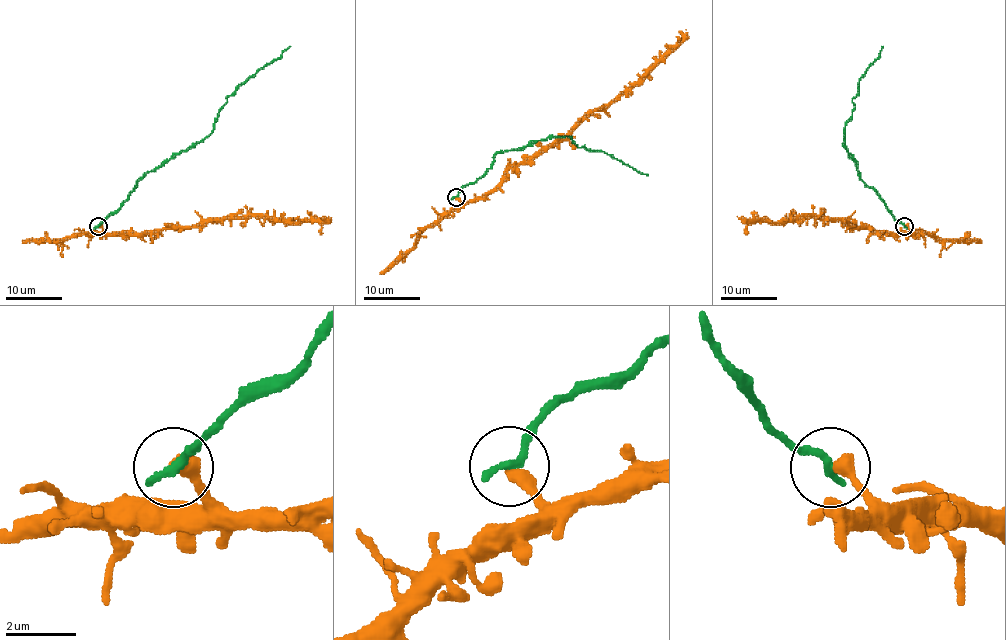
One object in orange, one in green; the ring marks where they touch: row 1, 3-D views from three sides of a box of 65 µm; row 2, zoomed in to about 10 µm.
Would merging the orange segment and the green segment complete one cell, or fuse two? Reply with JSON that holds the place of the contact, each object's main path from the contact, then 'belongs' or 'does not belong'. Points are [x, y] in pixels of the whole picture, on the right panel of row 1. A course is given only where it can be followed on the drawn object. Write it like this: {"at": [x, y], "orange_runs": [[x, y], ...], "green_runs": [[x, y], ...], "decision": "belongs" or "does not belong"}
{"at": [904, 226], "orange_runs": [[905, 226], [910, 233], [858, 229], [849, 222], [815, 216], [785, 217], [778, 222], [741, 220], [737, 216]], "green_runs": [[904, 226], [860, 180], [858, 164], [845, 149], [845, 123], [855, 107], [852, 100], [858, 84], [883, 46]], "decision": "does not belong"}

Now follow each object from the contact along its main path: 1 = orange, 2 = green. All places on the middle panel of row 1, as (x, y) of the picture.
1: (455, 198), (464, 202), (485, 198), (510, 168), (562, 142), (590, 114), (607, 108), (642, 77), (686, 29)
2: (455, 196), (492, 166), (498, 153), (521, 150), (548, 137), (569, 136), (579, 147), (611, 154), (648, 175)

